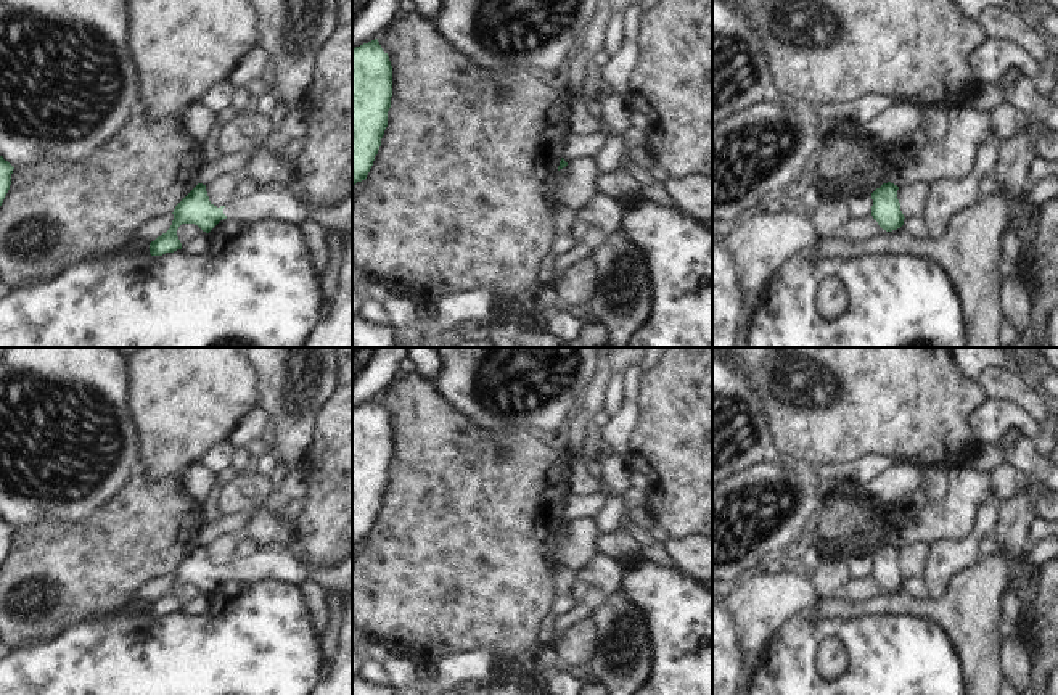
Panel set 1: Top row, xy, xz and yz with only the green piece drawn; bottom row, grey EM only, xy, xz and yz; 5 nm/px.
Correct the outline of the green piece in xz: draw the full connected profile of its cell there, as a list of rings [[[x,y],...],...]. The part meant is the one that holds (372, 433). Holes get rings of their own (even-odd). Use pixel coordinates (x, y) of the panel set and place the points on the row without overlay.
[[[378,399],[352,409],[352,547],[367,539],[388,487],[392,426]]]

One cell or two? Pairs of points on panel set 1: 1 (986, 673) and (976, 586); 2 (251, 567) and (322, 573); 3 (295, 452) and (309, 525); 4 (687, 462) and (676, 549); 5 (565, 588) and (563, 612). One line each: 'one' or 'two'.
1: one
2: one
3: two
4: two
5: one

